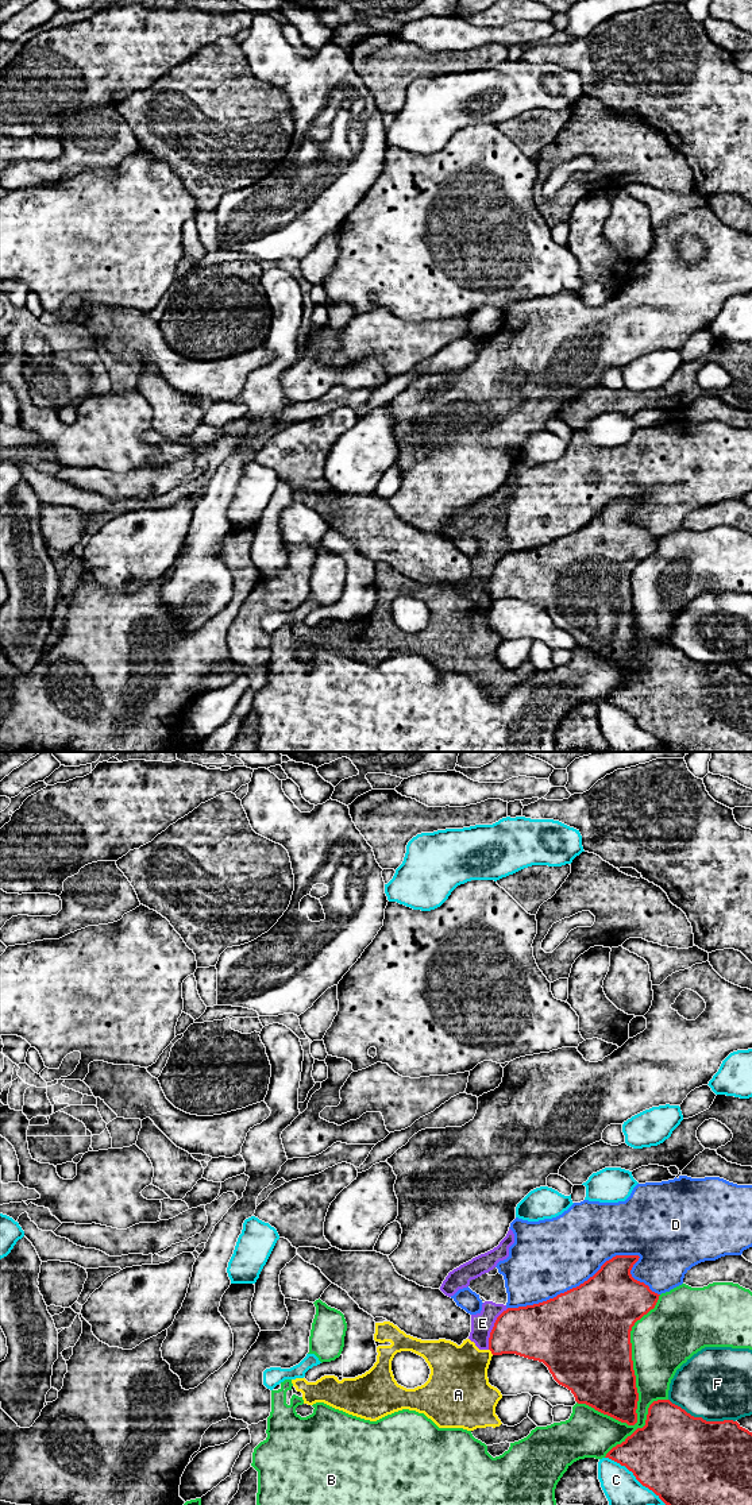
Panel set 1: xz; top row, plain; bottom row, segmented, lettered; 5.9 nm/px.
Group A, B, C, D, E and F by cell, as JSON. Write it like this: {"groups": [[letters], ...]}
{"groups": [["A", "E"], ["B"], ["C"], ["D"], ["F"]]}

